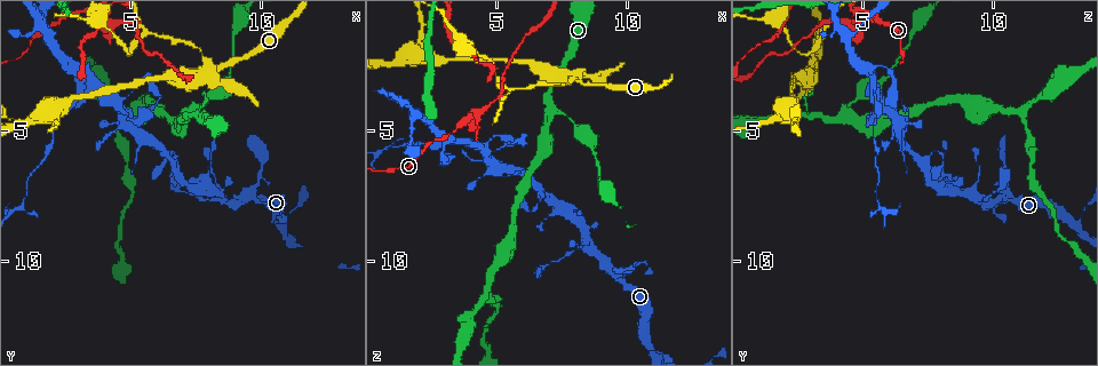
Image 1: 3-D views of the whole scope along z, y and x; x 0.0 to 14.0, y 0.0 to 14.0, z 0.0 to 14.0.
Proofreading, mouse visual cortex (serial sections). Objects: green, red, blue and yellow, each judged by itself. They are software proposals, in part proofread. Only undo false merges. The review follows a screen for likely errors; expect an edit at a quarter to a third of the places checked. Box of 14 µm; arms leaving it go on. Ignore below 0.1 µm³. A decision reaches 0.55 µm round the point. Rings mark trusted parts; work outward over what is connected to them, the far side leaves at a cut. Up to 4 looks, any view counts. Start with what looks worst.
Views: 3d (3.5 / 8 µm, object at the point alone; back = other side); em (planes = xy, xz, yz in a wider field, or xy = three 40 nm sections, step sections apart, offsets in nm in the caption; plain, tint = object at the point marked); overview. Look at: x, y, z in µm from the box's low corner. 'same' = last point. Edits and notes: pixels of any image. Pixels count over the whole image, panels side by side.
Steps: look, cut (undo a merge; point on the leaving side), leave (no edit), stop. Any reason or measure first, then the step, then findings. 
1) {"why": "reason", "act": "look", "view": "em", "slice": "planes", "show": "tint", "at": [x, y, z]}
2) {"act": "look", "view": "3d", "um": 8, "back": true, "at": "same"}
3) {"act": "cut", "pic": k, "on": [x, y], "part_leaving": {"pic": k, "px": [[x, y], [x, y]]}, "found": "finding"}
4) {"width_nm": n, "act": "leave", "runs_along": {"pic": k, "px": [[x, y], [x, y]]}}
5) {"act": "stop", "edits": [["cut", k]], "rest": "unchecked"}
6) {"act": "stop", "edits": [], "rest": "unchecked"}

{"why": "three arms meet", "act": "look", "view": "3d", "um": 8, "at": [7.0, 4.5, 4.0]}

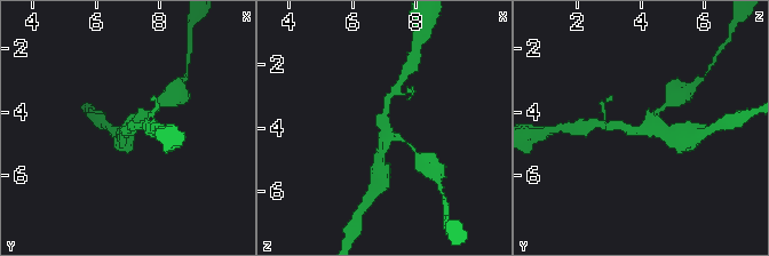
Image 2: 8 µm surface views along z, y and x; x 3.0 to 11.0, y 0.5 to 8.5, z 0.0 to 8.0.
{"why": "shape alone is not enough", "act": "look", "view": "em", "slice": "xy", "step": 2, "show": "tint", "at": [7.0, 4.6, 4.0]}

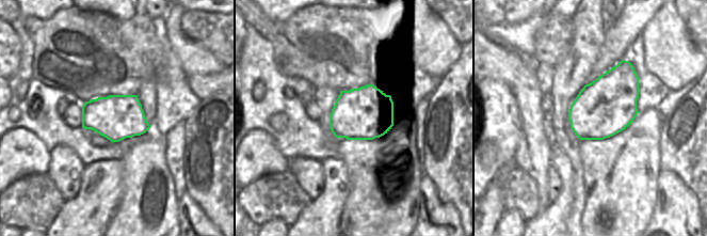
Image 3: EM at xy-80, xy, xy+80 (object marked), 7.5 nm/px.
{"act": "leave", "runs_along": {"pic": 2, "px": [[609, 126], [662, 132], [671, 136]]}, "found": "all the same cell"}

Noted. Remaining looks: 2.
{"why": "three-way junction", "act": "look", "view": "3d", "um": 3.5, "at": [4.6, 4.3, 11.1]}

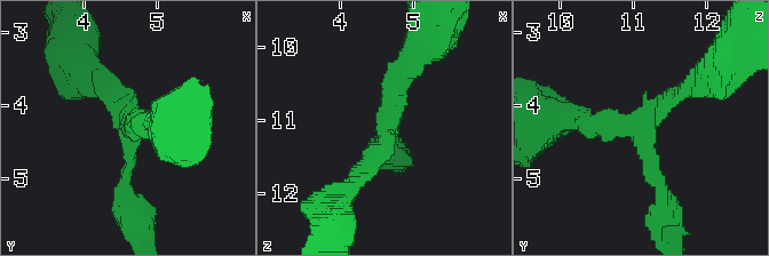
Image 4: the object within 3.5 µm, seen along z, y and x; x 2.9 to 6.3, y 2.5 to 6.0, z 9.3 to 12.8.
{"arm_widths_nm": [200, 200, 350], "act": "leave", "found": "one cell here"}

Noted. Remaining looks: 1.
{"act": "stop", "edits": [], "rest": "unchecked"}

